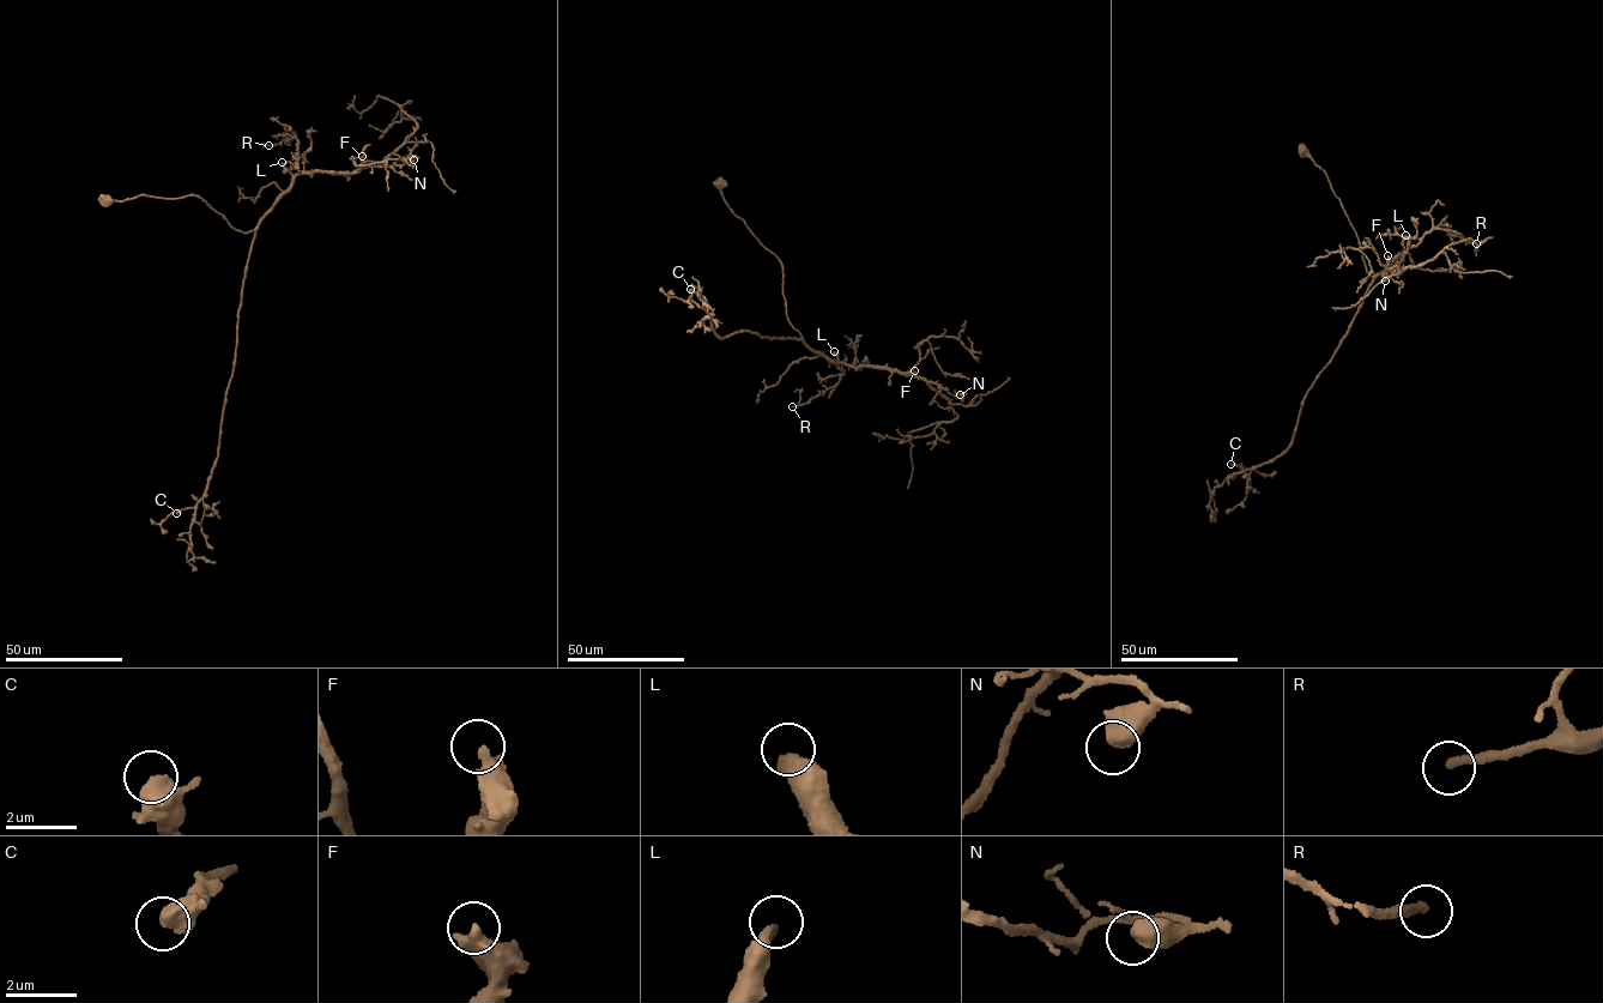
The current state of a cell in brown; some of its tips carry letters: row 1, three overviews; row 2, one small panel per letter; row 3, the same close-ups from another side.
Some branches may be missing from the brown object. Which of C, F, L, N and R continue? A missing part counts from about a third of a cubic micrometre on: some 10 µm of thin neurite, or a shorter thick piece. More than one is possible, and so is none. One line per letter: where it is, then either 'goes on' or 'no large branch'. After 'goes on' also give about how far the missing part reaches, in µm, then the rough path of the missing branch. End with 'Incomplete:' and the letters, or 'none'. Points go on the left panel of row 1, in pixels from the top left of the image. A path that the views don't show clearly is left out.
C: at (176, 513); no large branch
F: at (362, 156); no large branch
L: at (282, 162); goes on; about 25 µm are missing
N: at (413, 159); no large branch
R: at (268, 145); goes on; about 35 µm are missing
Incomplete: L, R

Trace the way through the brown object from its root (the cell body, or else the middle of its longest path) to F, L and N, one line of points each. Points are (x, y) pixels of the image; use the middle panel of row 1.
F: (719, 183), (732, 212), (779, 260), (786, 314), (803, 344), (836, 363), (912, 375), (914, 370)
L: (719, 183), (732, 212), (779, 260), (786, 314), (803, 343), (835, 363), (839, 360), (834, 351)
N: (719, 183), (732, 212), (779, 260), (786, 314), (803, 344), (836, 363), (906, 374), (960, 394)

